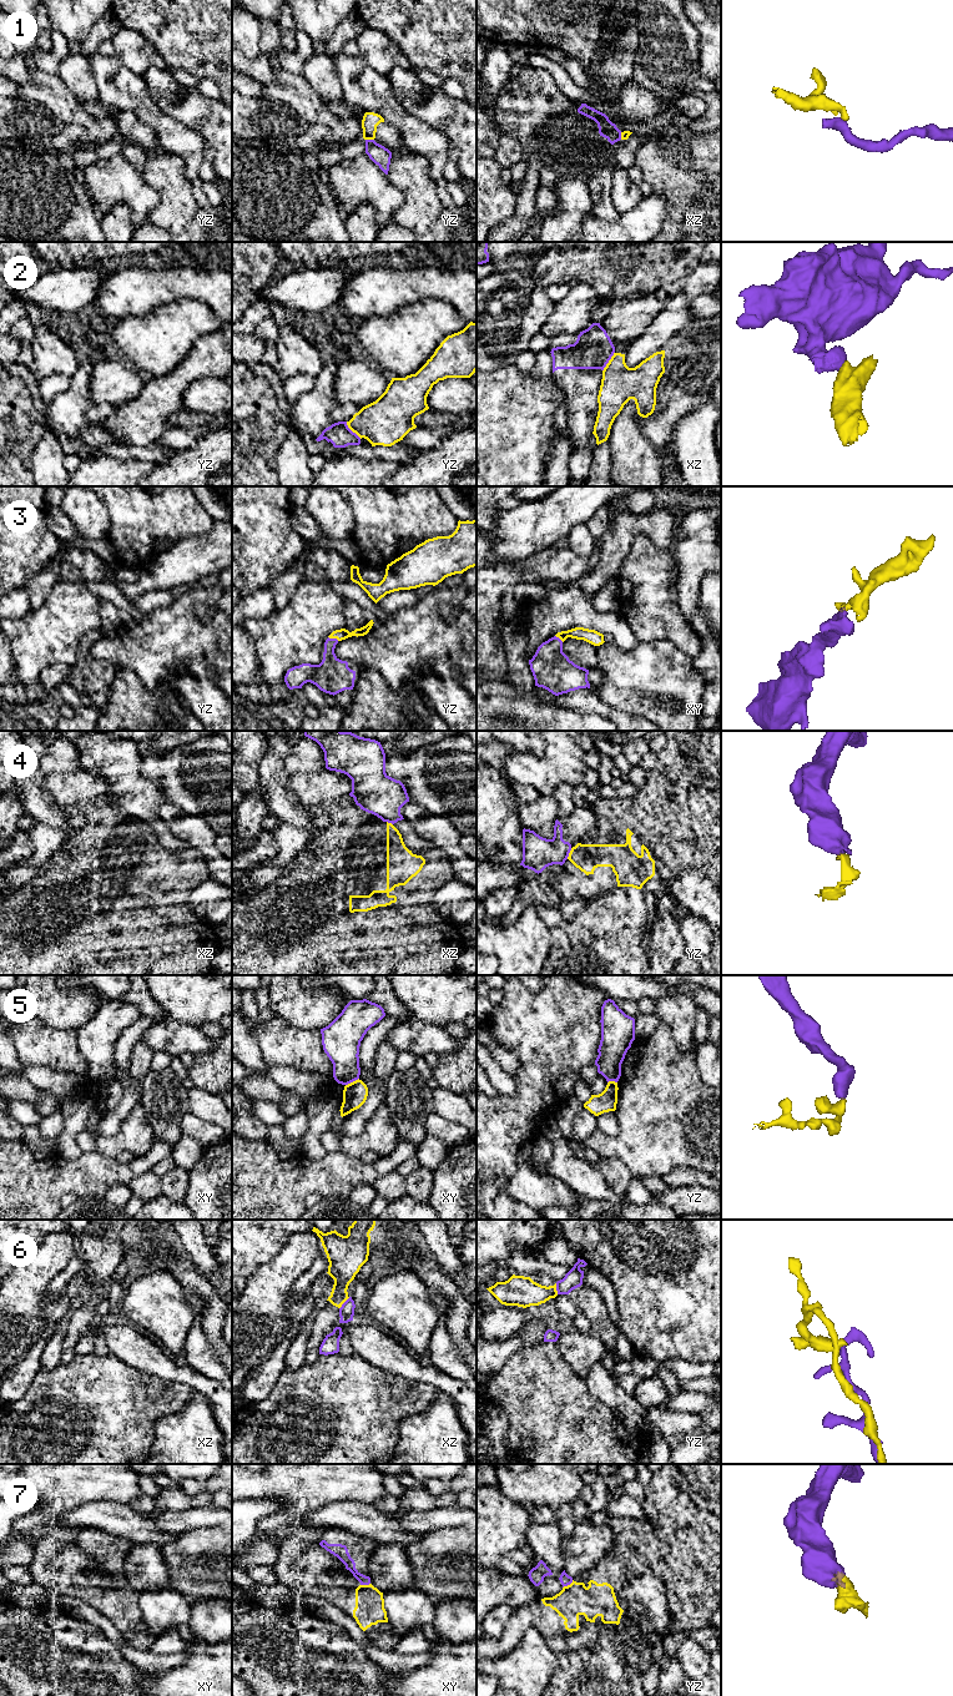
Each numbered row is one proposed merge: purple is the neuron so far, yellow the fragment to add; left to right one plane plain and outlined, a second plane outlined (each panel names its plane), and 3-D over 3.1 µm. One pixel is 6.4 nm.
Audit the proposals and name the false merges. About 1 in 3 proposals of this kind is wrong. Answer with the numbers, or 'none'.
1, 2, 4, 5, 6, 7

